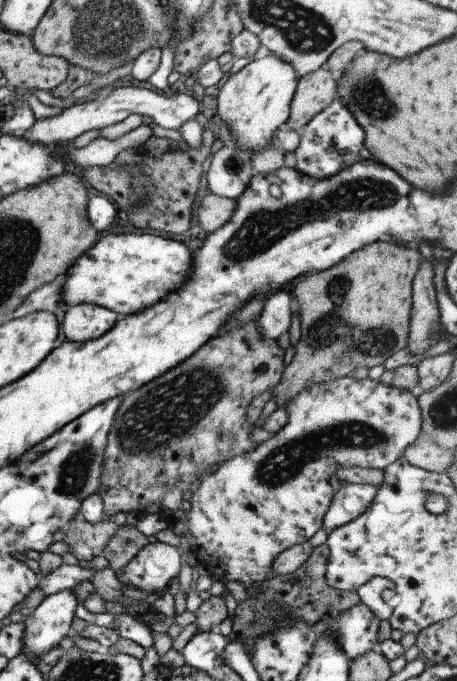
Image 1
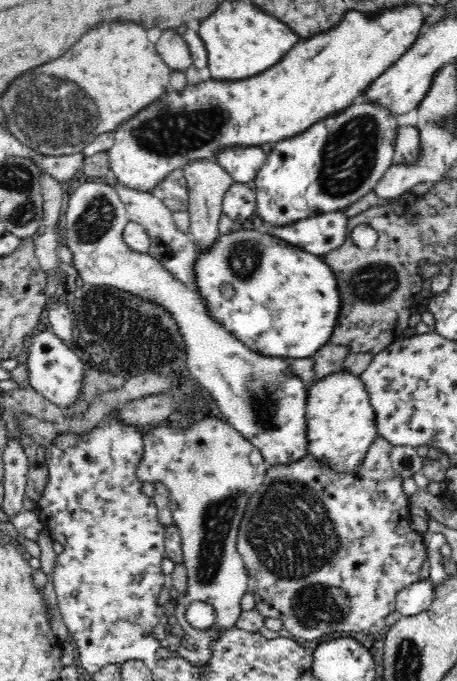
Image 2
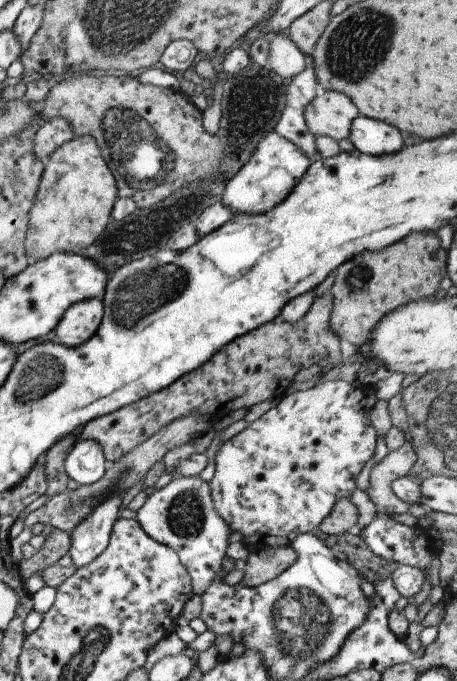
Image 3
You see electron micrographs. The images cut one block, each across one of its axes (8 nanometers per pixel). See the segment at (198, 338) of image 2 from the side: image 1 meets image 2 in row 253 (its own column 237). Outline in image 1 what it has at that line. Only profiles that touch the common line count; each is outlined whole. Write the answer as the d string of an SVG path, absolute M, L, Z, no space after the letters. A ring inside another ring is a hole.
M268 54L254 59L236 74L231 74L218 94L217 119L226 124L234 136L238 150L254 154L272 144L274 132L284 125L291 113L291 104L299 78L286 60Z

